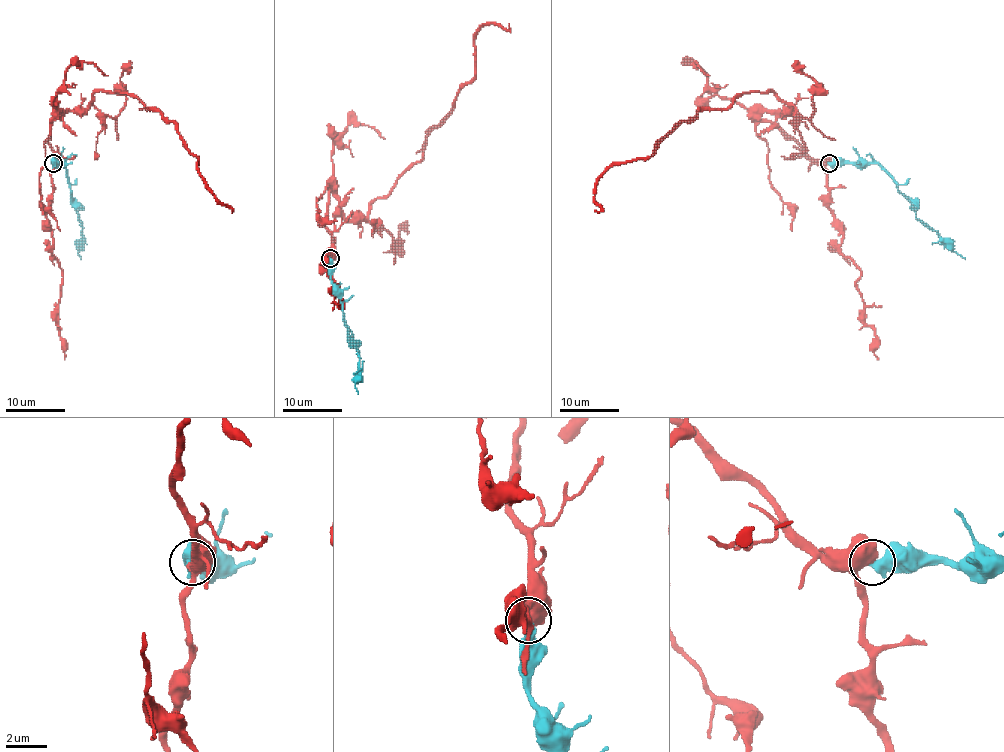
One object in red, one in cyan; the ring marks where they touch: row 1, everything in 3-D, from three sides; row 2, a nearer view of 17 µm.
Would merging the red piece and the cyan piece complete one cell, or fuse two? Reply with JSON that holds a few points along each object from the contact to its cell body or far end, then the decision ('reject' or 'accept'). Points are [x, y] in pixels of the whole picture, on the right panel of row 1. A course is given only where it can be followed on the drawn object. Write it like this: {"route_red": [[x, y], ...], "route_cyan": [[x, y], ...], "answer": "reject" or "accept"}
{"route_red": [[829, 163], [756, 117], [792, 110], [772, 92], [744, 92], [683, 120], [650, 156], [615, 162], [594, 210]], "route_cyan": [[829, 163], [877, 163], [910, 202], [916, 217], [932, 228], [965, 259]], "answer": "accept"}

